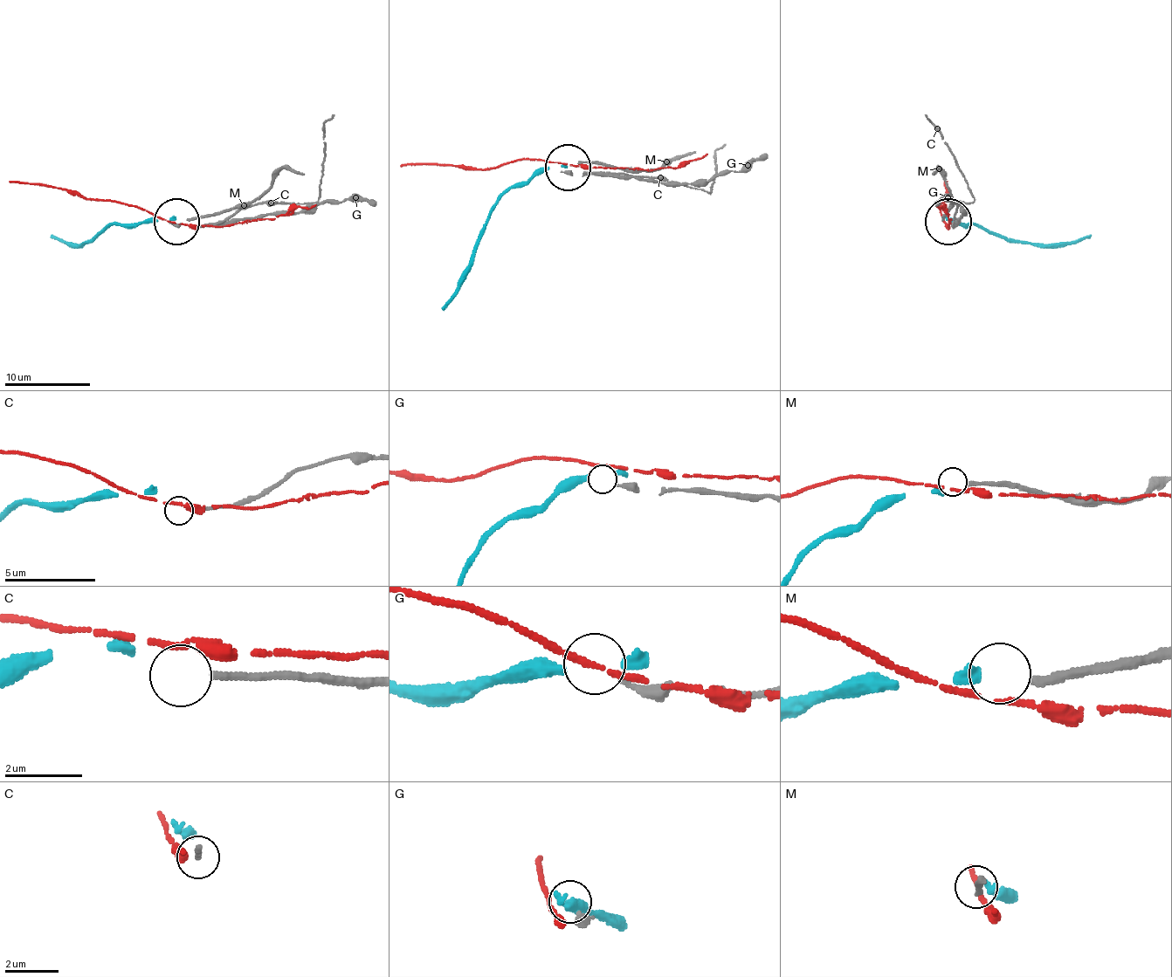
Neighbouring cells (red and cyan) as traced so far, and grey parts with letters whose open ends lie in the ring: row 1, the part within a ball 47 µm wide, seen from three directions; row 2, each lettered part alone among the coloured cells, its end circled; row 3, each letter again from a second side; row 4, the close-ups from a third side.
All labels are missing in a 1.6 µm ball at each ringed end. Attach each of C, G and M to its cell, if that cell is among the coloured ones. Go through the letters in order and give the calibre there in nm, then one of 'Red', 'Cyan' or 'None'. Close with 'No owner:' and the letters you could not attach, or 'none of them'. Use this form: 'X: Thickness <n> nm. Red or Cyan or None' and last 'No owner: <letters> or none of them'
C: Thickness 180 nm. None
G: Thickness 200 nm. None
M: Thickness 200 nm. Cyan
No owner: C, G

